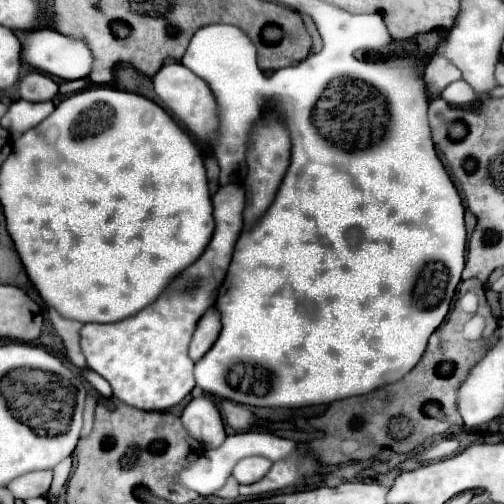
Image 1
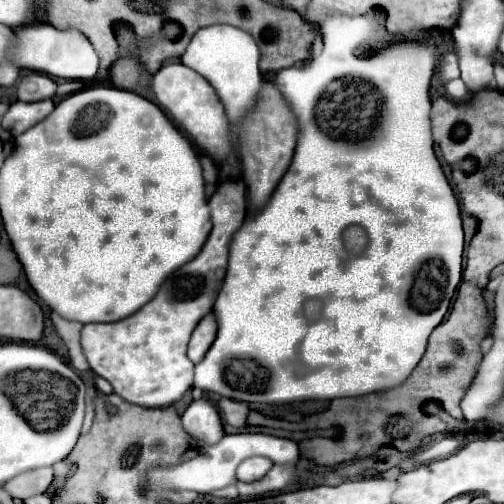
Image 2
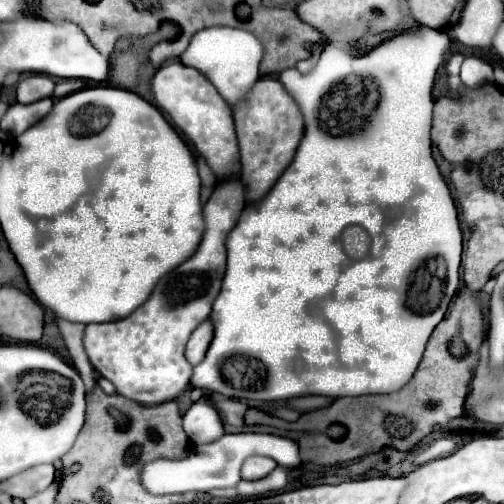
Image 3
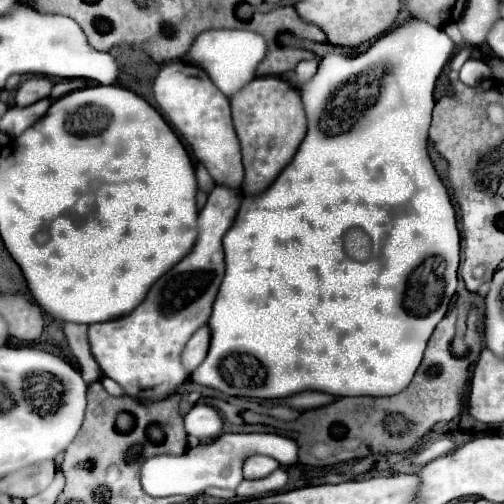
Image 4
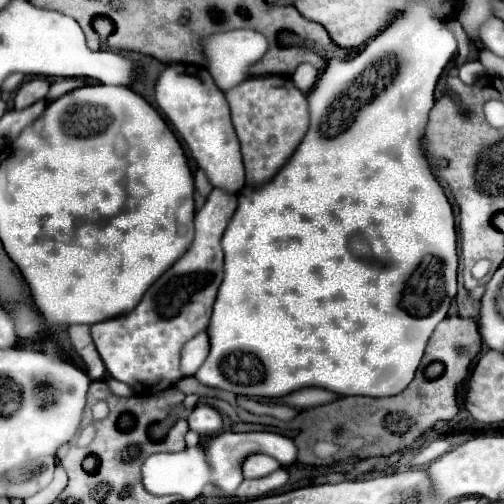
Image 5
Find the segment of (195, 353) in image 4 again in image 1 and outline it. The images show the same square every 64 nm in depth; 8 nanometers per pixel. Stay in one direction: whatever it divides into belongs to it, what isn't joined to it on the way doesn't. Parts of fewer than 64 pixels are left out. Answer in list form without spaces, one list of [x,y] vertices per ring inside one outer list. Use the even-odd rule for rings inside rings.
[[[208,308],[206,314],[200,318],[198,322],[198,328],[192,336],[192,342],[190,342],[190,358],[194,362],[198,362],[210,348],[212,344],[216,342],[218,334],[220,334],[220,314],[216,308]]]

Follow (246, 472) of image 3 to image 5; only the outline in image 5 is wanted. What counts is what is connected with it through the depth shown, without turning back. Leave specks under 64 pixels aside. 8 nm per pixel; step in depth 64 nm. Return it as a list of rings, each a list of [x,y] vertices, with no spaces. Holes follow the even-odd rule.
[[[252,454],[244,460],[244,478],[260,478],[260,476],[268,476],[270,472],[274,472],[276,468],[280,468],[280,464],[266,454]]]

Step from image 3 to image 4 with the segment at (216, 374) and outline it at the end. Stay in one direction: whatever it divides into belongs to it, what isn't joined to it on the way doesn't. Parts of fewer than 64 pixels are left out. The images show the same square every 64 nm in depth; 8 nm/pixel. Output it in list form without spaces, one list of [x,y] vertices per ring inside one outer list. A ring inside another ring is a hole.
[[[408,18],[400,26],[392,28],[388,34],[378,38],[364,54],[356,58],[328,54],[322,58],[316,76],[300,86],[300,96],[304,100],[304,110],[308,116],[308,134],[300,144],[292,162],[282,170],[268,190],[256,196],[244,196],[242,206],[236,214],[234,224],[224,234],[226,252],[226,274],[220,284],[214,312],[210,316],[208,328],[212,332],[210,352],[206,360],[192,372],[190,380],[208,388],[222,390],[230,396],[246,398],[286,398],[304,390],[318,390],[332,396],[394,396],[402,392],[416,368],[420,366],[428,338],[432,336],[436,324],[444,318],[450,298],[456,292],[456,270],[460,254],[460,232],[456,226],[456,212],[448,198],[448,192],[438,178],[426,150],[428,128],[434,108],[434,84],[440,76],[444,64],[454,52],[454,42],[448,34],[422,18]],[[352,228],[360,228],[372,240],[372,254],[364,260],[352,260],[344,250],[344,234]],[[428,258],[428,270],[416,270]]]

